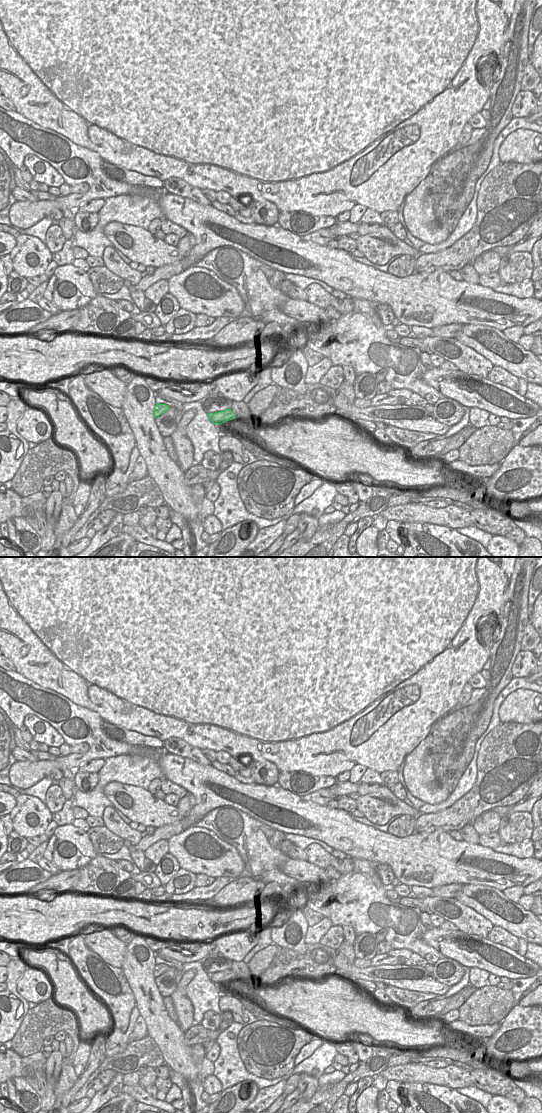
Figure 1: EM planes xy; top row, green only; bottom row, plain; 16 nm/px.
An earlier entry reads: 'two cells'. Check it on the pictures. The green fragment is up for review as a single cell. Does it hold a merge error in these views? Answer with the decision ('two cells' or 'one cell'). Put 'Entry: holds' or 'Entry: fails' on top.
Entry: holds
two cells

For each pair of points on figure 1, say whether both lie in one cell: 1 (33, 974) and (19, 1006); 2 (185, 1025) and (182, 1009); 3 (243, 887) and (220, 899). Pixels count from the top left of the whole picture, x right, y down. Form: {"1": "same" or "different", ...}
{"1": "different", "2": "same", "3": "same"}

